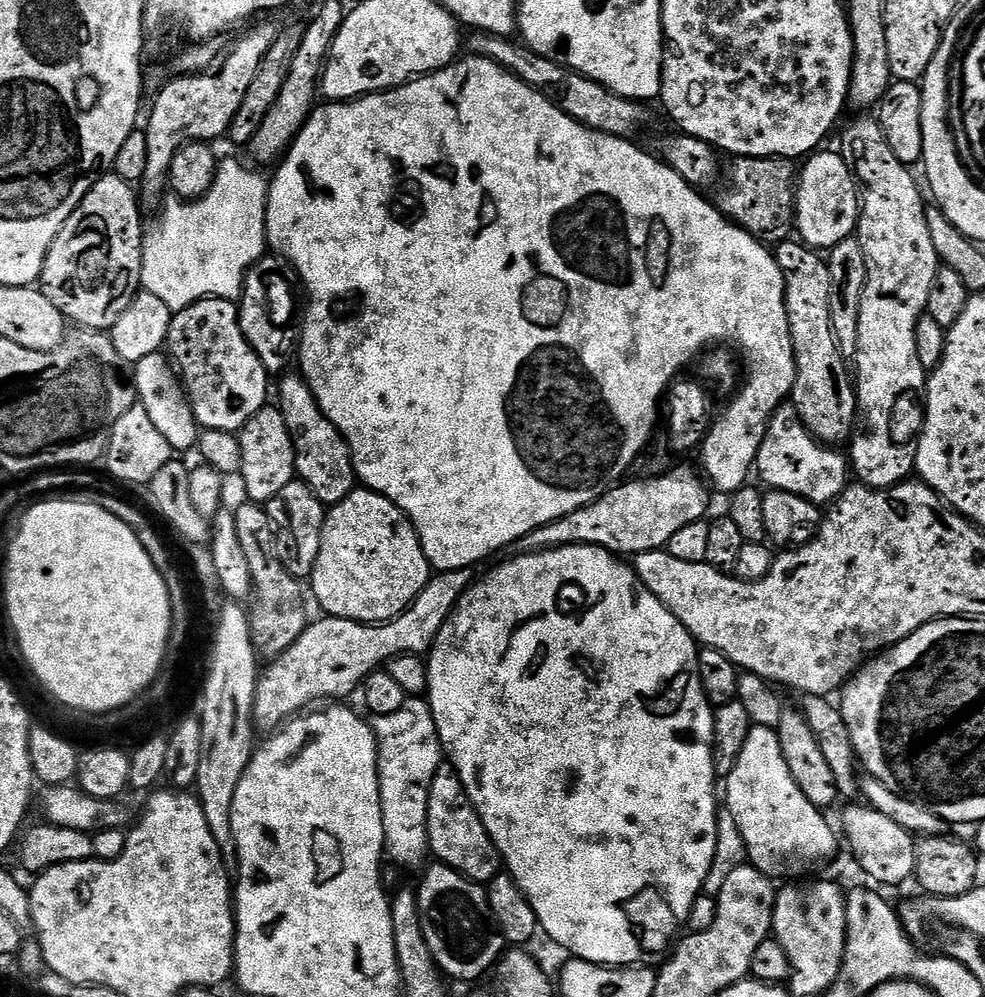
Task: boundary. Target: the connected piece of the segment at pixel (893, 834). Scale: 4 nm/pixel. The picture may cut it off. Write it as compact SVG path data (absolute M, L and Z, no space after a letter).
M848 806L848 809L844 812L844 832L842 828L842 836L848 839L848 844L852 847L852 856L854 859L860 863L860 868L869 876L872 880L877 880L880 884L904 884L907 880L911 881L913 879L914 873L916 871L916 840L914 839L911 832L905 830L902 826L898 826L898 822L892 821L890 818L886 818L886 814L878 814L878 810L867 806L861 806L861 808L852 808L856 806Z

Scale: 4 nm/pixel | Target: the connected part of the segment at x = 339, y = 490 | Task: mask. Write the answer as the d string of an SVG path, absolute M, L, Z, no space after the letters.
M288 374L281 380L284 381L280 384L278 407L290 430L296 459L296 476L321 504L331 506L342 502L342 498L355 492L358 487L356 467L344 435L334 426L334 422L330 422L330 418L326 418L326 414L322 414L322 406L318 406L303 376Z

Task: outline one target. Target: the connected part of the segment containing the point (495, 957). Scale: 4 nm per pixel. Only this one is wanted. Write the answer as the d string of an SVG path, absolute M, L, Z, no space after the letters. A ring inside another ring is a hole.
M433 863L433 868L424 876L418 887L420 897L420 925L426 934L426 942L430 946L430 954L445 977L456 980L476 980L488 971L497 967L498 961L505 955L506 941L496 925L494 914L490 910L488 893L474 880L468 880L452 869L449 864Z

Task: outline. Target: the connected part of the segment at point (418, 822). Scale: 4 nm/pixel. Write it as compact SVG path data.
M409 697L400 710L372 716L377 740L379 796L383 812L385 855L404 868L416 868L429 857L428 804L430 782L444 760L433 712L425 699Z

